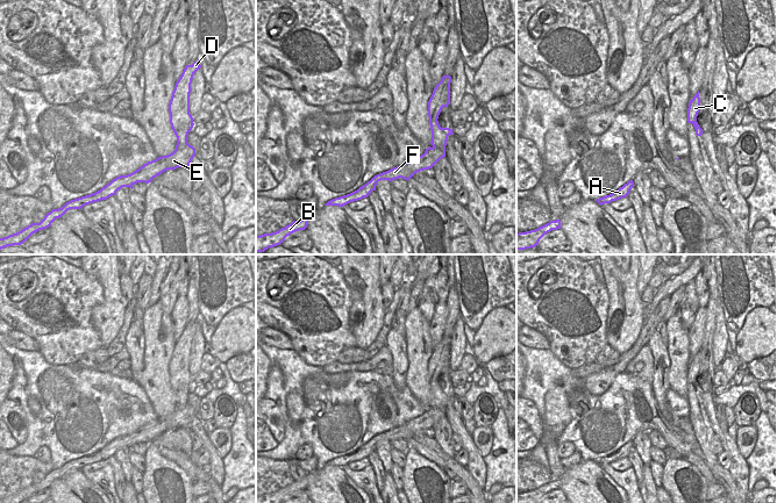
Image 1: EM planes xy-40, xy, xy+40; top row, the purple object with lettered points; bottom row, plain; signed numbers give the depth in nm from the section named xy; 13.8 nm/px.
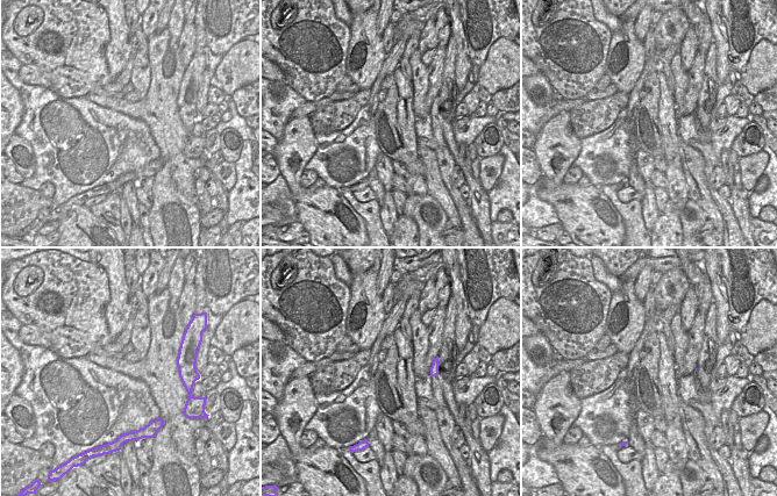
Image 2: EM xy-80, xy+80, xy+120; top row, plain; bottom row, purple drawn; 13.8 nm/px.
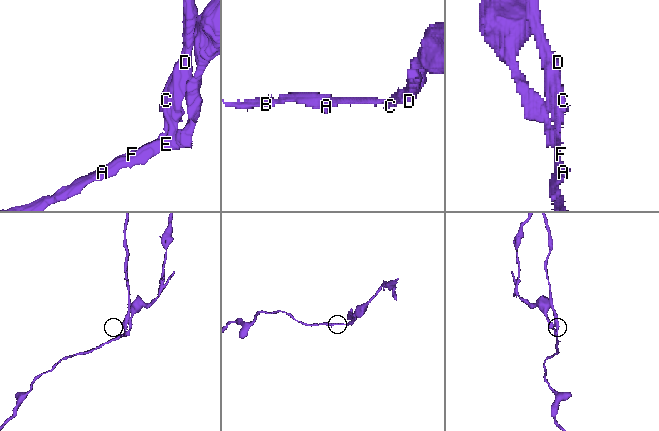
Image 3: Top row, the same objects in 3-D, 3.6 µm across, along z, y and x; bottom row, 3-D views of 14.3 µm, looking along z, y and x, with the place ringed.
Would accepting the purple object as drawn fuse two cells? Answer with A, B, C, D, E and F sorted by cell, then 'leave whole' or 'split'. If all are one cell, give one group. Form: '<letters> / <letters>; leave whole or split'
A B E F / C D; split

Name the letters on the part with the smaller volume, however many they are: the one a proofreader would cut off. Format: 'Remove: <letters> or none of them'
Remove: C, D

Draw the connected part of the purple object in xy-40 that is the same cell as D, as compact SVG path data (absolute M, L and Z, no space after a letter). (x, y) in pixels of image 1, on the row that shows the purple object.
M200 60L192 65L186 65L180 78L176 82L172 96L169 103L170 124L177 137L178 148L185 148L188 132L194 123L190 114L190 93L194 73L200 70Z

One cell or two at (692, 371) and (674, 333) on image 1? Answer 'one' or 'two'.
two

